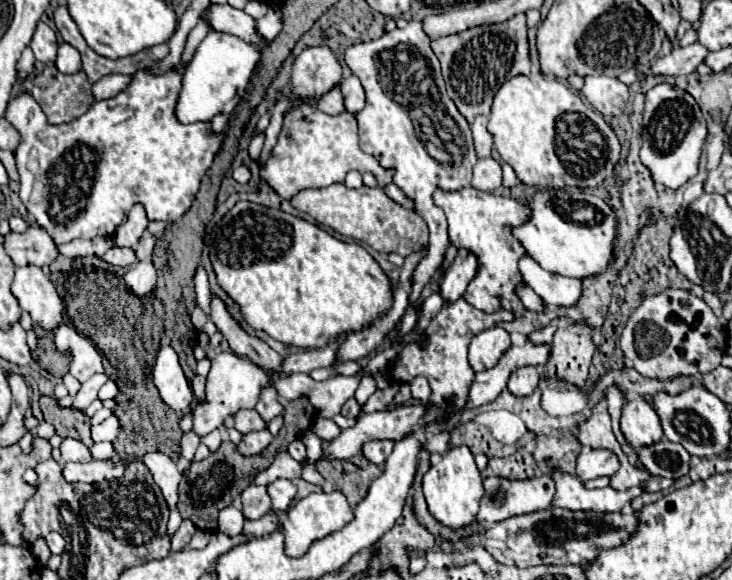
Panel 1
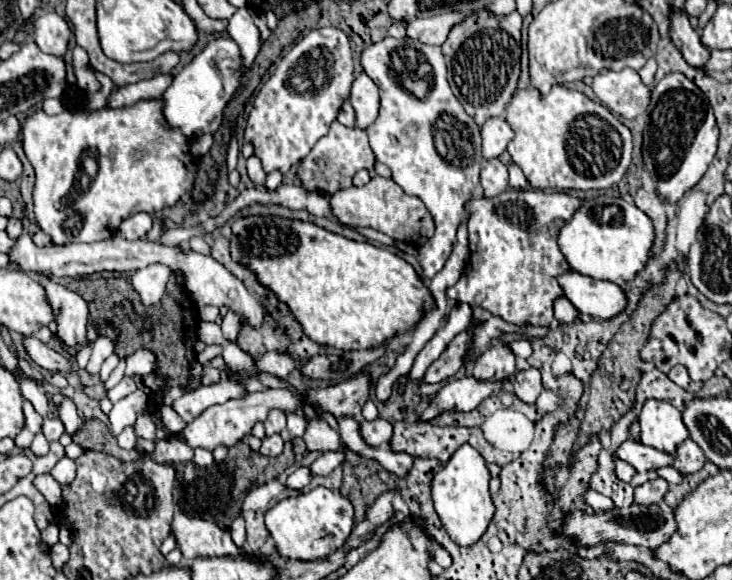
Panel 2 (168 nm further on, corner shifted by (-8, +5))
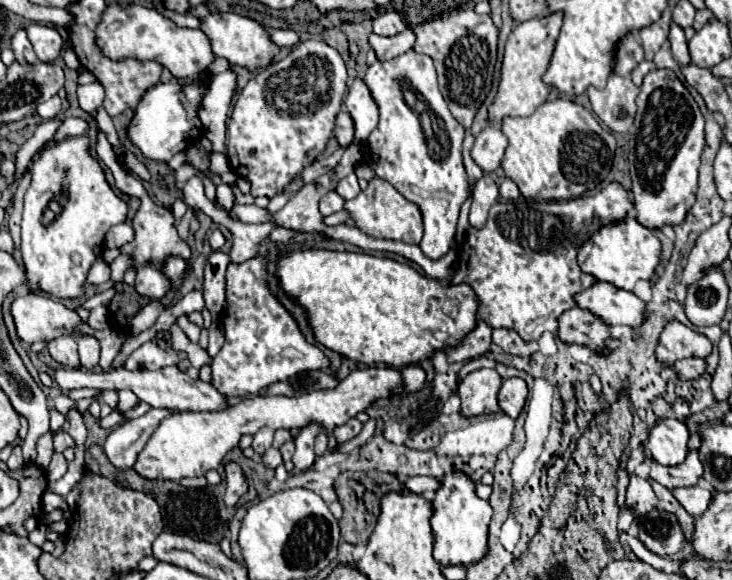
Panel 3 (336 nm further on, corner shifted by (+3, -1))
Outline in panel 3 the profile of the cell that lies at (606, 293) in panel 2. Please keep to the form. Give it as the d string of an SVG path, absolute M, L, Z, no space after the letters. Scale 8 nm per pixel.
M596 282L574 296L578 308L592 312L610 326L640 326L644 320L644 304L632 292L620 290L608 282Z

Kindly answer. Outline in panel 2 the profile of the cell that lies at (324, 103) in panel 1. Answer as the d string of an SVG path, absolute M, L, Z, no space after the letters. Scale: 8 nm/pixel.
M349 100L343 104L343 108L341 108L337 120L339 120L343 126L347 126L347 128L355 126L355 110L353 110L353 106L351 106Z

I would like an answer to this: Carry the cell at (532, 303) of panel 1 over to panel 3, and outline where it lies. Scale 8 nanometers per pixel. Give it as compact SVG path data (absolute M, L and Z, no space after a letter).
M570 308L558 318L558 338L562 342L576 342L606 350L608 326L582 308Z

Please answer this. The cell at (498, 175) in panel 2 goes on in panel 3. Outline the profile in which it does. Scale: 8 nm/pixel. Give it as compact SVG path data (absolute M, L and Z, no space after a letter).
M484 174L472 192L472 208L470 208L470 226L474 228L482 228L486 218L488 218L488 210L490 206L498 200L498 186L492 180L490 174Z

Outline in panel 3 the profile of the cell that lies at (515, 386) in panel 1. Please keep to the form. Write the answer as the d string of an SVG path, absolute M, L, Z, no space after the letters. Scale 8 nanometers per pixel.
M508 378L502 382L500 394L498 394L498 404L508 416L518 418L526 404L526 396L528 396L526 382L522 378Z

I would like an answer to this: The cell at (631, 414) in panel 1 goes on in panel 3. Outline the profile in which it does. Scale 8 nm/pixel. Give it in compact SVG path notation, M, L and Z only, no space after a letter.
M664 418L648 428L648 440L644 442L646 452L664 466L680 464L686 454L688 442L688 428L684 422L674 418Z

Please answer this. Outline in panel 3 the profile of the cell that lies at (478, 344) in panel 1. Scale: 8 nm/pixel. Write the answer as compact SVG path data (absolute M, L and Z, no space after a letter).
M480 368L464 376L458 384L458 396L462 400L464 416L492 414L498 412L498 390L502 386L502 378L494 368Z

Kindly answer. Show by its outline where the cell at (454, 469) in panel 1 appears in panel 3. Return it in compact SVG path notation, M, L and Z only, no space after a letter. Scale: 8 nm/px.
M460 470L448 472L440 480L440 488L432 500L432 534L434 534L434 558L438 564L472 564L484 556L488 540L488 524L492 508L486 500L478 498L476 484Z

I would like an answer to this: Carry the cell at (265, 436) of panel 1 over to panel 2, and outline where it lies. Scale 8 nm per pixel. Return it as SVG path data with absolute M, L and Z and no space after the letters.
M279 434L263 438L263 446L259 450L263 456L279 456L283 452L283 440Z

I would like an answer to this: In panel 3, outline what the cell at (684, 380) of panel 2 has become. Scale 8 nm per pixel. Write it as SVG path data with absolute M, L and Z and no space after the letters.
M678 360L674 364L674 374L680 380L698 380L706 372L706 362L704 360Z

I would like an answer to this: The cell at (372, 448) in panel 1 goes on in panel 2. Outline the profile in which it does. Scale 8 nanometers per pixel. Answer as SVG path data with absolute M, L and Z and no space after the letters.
M375 418L371 422L361 420L359 422L359 432L361 432L361 438L369 446L381 446L381 444L387 444L391 440L393 426L387 420L383 420L383 418Z

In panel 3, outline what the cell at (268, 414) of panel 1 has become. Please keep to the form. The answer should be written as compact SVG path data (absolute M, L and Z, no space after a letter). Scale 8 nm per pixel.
M260 428L260 432L254 434L254 442L252 442L252 448L256 450L256 454L264 454L264 450L268 450L272 446L272 436L274 436L274 430L272 428Z

